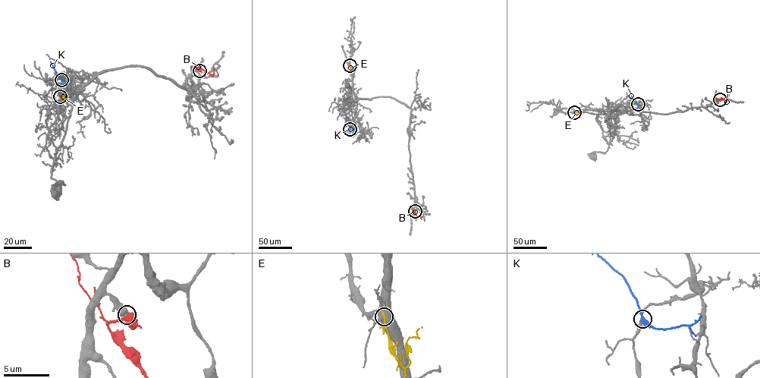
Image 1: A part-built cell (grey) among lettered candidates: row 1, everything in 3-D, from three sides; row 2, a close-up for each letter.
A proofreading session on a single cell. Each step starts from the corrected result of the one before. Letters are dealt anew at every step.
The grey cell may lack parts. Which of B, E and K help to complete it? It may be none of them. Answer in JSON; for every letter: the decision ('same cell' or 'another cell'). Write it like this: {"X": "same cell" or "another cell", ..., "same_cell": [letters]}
{"B": "another cell", "E": "another cell", "K": "another cell", "same_cell": []}

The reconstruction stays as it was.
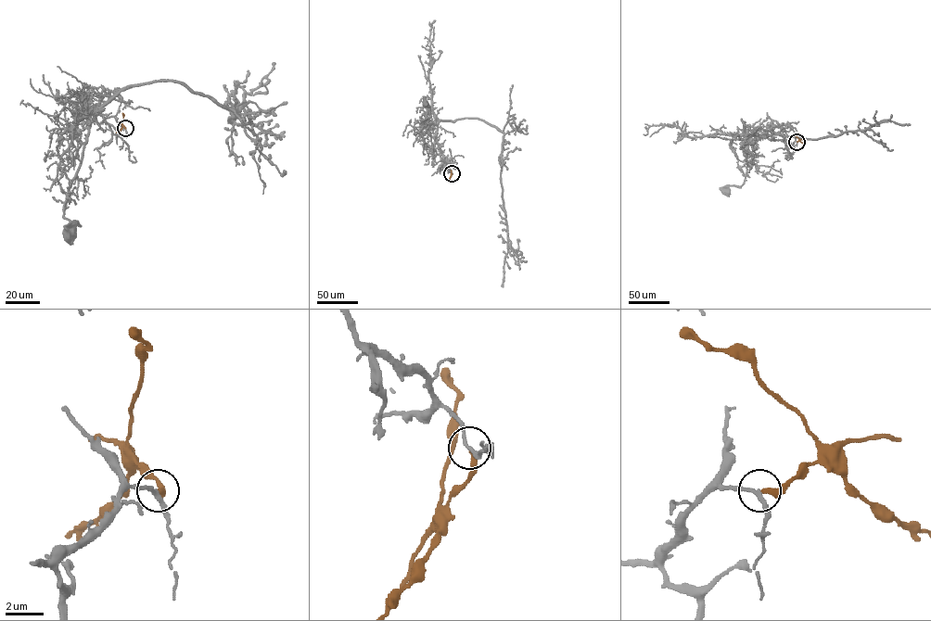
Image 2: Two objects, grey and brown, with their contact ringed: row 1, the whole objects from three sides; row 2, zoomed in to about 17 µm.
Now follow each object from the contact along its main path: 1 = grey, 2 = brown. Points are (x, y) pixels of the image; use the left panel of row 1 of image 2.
1: (124, 128), (114, 134), (96, 104), (90, 110), (94, 120), (64, 206), (63, 216), (78, 223), (68, 234)
2: (124, 128), (122, 113)

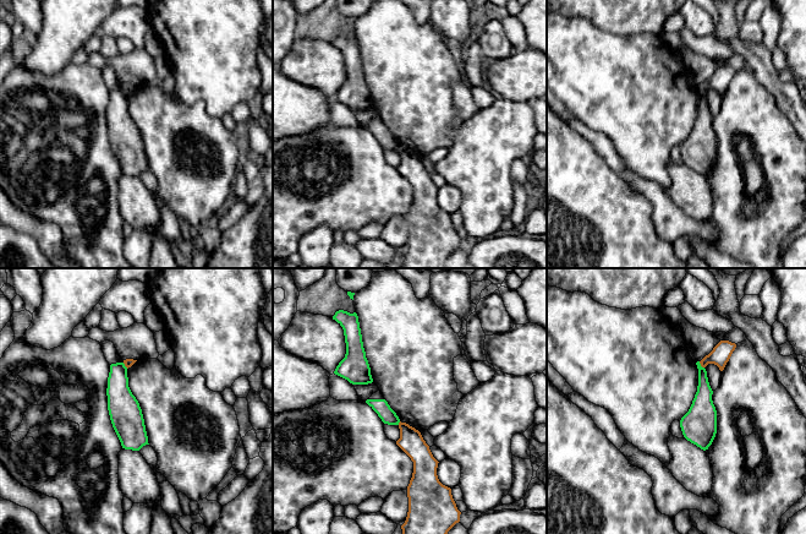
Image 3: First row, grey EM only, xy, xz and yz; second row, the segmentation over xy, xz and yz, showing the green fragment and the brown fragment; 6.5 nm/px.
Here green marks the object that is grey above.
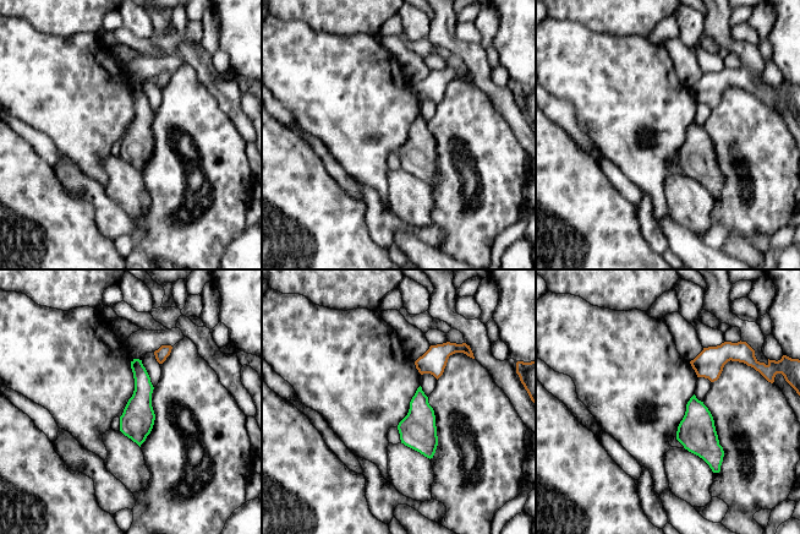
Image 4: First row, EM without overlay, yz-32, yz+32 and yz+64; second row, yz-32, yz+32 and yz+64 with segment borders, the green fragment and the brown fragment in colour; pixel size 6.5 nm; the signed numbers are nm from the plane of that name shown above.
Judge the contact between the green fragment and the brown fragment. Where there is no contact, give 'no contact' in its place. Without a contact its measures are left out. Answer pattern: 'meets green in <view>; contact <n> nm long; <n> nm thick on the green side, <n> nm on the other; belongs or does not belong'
meets green in yz; contact 60 nm long; 140 nm thick on the green side, 130 nm on the other; does not belong

